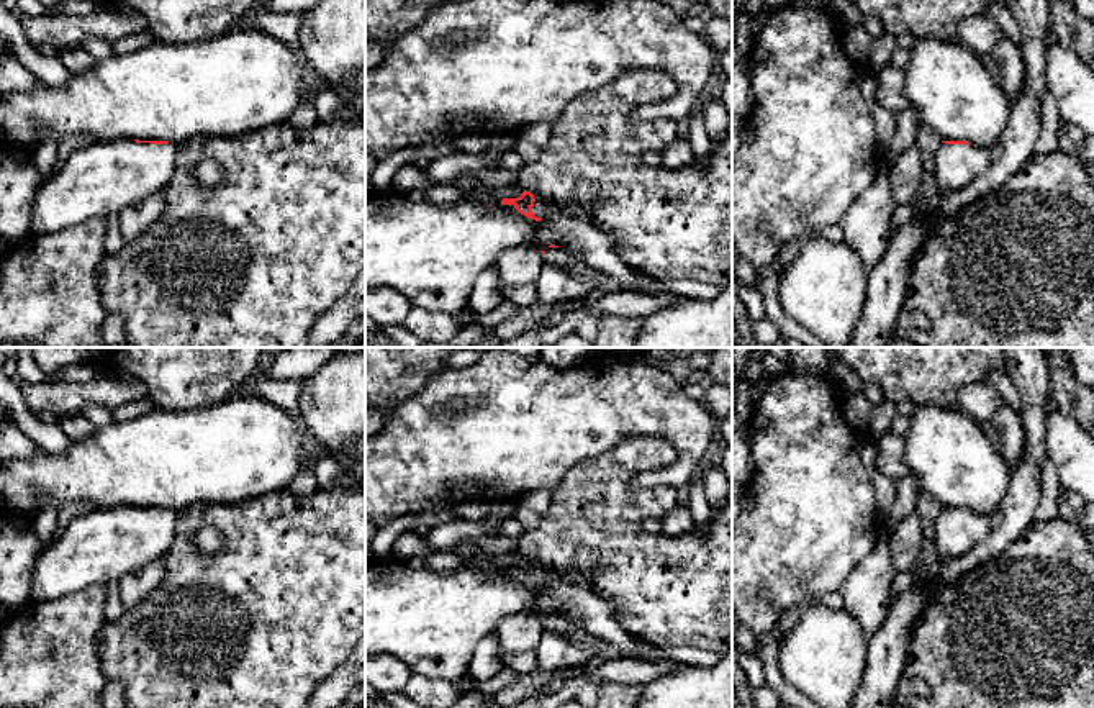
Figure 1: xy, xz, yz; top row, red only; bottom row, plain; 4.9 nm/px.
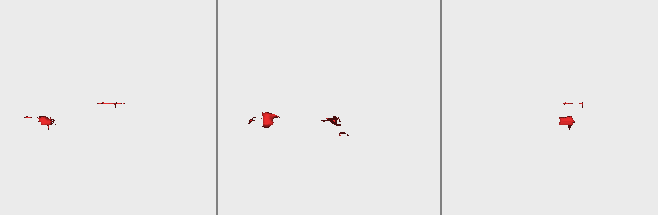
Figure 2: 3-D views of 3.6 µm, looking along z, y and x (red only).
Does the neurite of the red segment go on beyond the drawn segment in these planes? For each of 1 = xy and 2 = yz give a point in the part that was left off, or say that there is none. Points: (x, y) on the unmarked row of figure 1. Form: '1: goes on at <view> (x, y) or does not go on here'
1: goes on at xy (100, 546)
2: goes on at yz (955, 533)

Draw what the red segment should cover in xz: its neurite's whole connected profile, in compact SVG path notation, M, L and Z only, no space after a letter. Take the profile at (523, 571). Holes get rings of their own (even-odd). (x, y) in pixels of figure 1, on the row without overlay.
M472 544L465 547L463 564L485 572L514 572L521 582L536 588L540 588L547 582L540 569L537 569L531 559L526 559L518 551L501 556L486 556Z

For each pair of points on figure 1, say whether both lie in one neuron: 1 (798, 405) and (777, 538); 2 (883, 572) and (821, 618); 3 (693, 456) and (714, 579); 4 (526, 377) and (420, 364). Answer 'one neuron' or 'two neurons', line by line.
1: one neuron
2: two neurons
3: two neurons
4: two neurons

